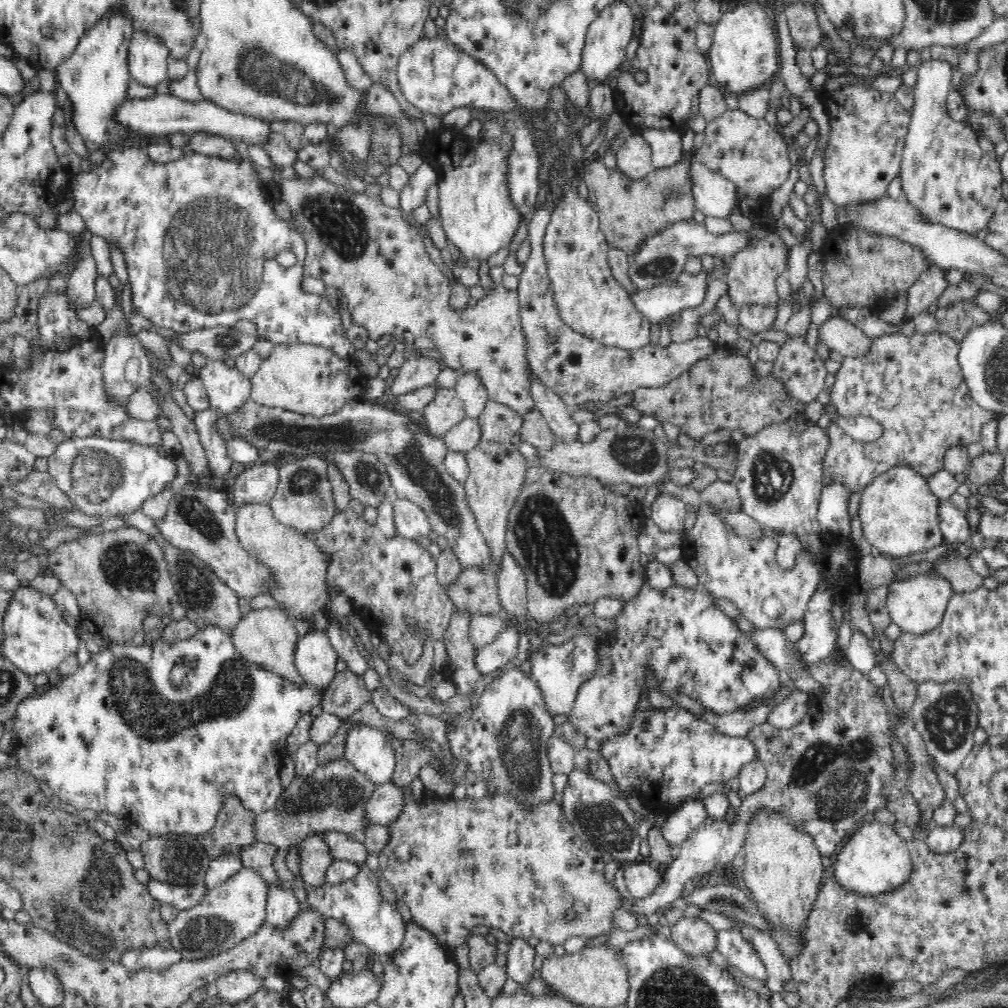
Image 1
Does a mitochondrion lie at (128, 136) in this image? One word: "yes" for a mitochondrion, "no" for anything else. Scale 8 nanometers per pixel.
no

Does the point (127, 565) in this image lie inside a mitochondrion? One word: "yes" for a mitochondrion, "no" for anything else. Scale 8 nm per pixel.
yes

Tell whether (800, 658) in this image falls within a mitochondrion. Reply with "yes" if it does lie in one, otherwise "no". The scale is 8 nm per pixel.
no

